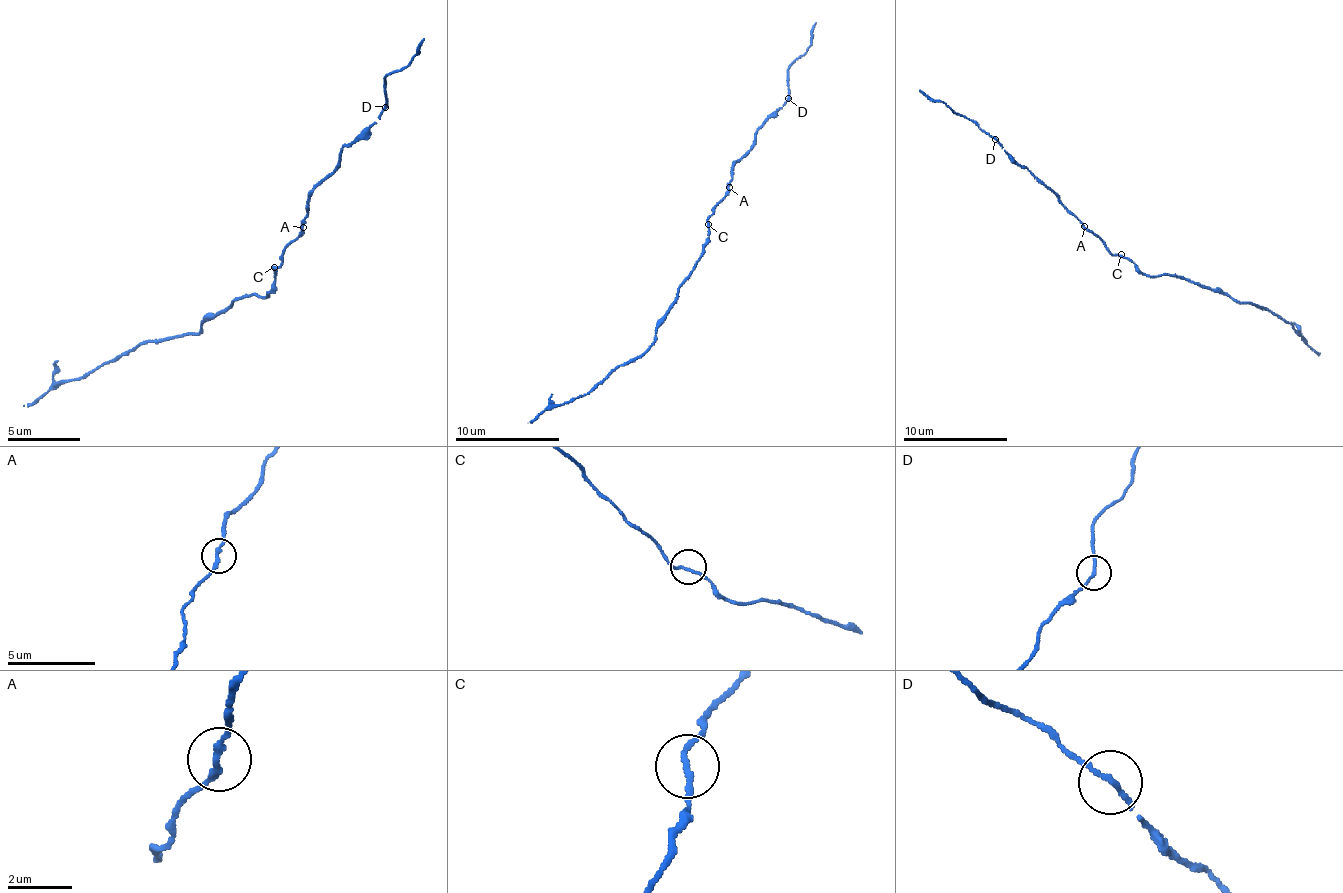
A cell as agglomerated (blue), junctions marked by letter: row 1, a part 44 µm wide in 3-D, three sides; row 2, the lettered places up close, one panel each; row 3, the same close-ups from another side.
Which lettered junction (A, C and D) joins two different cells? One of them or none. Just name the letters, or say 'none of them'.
none of them

